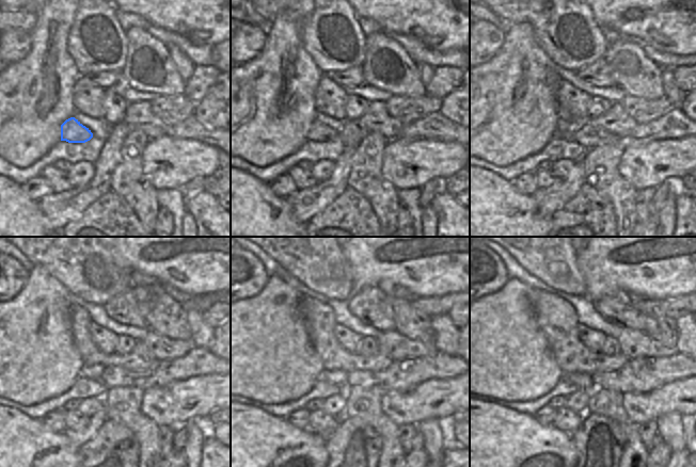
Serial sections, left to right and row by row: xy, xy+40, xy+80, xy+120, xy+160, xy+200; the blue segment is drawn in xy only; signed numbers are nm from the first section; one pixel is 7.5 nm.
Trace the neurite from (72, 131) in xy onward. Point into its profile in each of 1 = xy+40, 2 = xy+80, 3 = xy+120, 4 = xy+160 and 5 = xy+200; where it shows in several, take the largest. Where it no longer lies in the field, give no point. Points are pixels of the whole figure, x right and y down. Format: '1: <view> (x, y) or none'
1: xy+40 (351, 134)
2: xy+80 (674, 125)
3: xy+120 (200, 361)
4: xy+160 (402, 375)
5: xy+200 (639, 374)

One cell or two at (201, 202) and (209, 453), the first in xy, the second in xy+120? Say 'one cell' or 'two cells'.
one cell

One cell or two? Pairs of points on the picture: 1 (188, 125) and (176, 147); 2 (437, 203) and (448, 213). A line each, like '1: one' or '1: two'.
1: two
2: one

